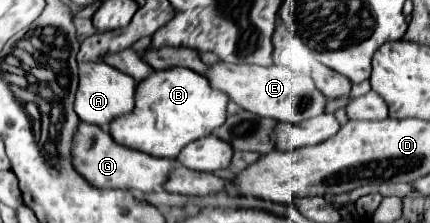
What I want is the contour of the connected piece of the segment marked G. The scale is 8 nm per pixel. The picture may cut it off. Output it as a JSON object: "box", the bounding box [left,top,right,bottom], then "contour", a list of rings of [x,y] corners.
{"box":[73,124,177,194],"contour":[[[79,124],[77,136],[75,136],[75,148],[73,148],[73,164],[75,170],[85,176],[93,186],[97,188],[127,188],[141,194],[151,194],[163,188],[163,184],[169,180],[169,174],[177,160],[167,158],[155,158],[145,152],[121,146],[113,142],[111,134],[101,130],[93,124]]]}

